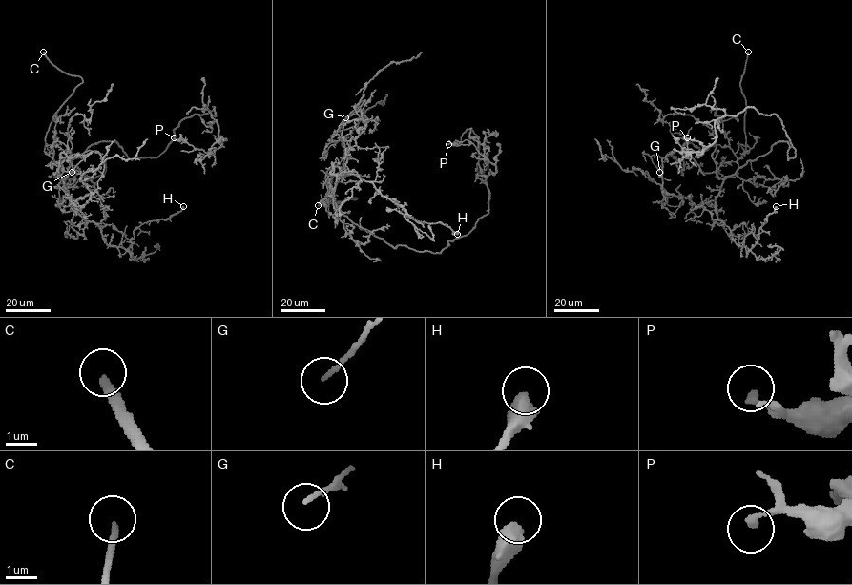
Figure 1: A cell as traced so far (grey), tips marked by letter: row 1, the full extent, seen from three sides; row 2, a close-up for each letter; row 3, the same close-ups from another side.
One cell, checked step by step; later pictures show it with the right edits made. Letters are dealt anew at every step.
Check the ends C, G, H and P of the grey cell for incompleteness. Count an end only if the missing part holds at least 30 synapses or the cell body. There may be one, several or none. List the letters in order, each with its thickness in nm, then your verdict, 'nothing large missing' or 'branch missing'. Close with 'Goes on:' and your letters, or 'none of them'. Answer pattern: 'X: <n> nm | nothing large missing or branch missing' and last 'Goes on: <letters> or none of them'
C: 240 nm | branch missing
G: 120 nm | nothing large missing
H: 380 nm | nothing large missing
P: 200 nm | nothing large missing
Goes on: C

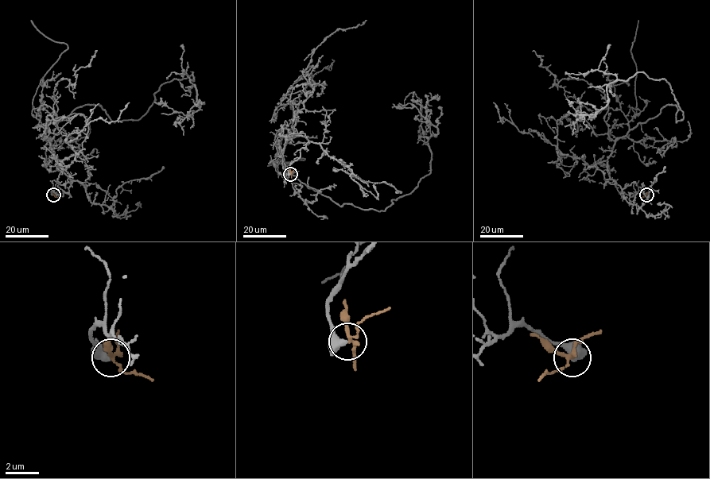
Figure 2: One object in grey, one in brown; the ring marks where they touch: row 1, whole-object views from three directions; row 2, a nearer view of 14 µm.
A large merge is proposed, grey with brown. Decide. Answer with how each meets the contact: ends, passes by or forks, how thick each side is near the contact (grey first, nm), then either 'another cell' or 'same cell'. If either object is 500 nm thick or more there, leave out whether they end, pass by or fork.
grey ends | brown forks | 480/190 nm | another cell

